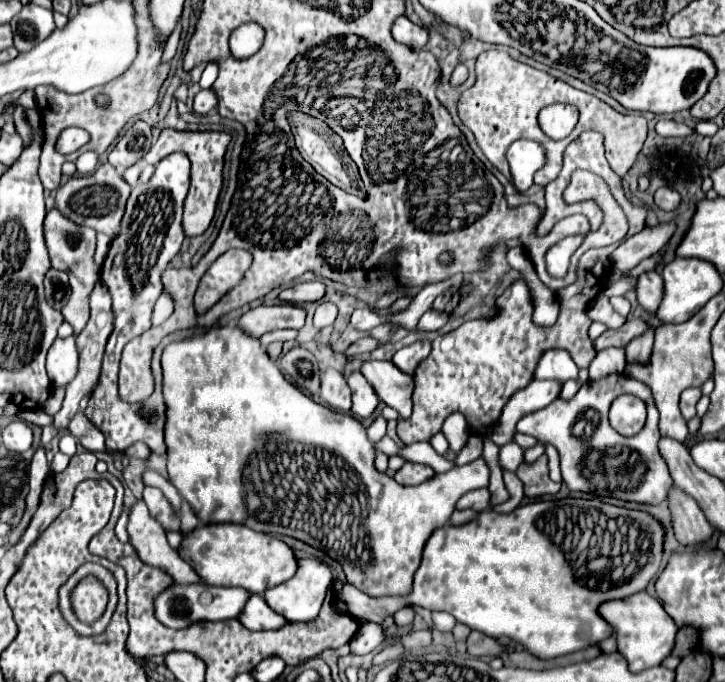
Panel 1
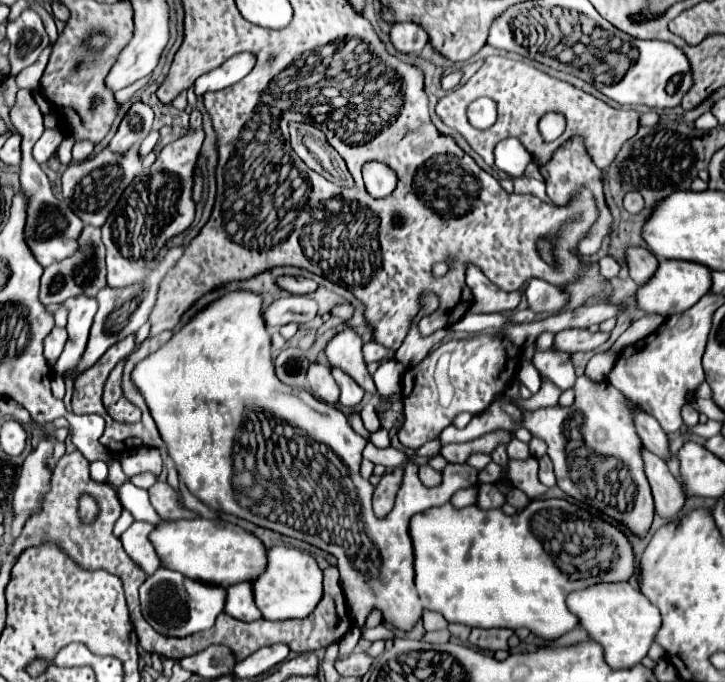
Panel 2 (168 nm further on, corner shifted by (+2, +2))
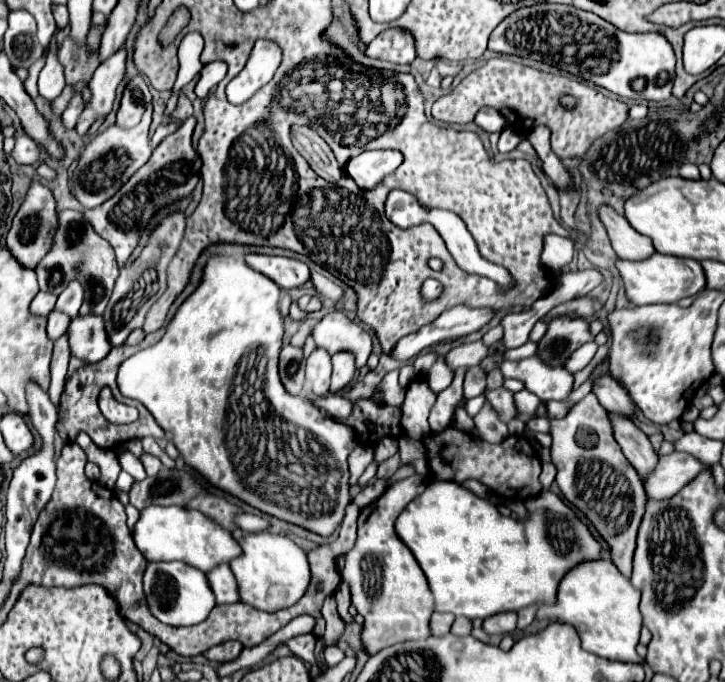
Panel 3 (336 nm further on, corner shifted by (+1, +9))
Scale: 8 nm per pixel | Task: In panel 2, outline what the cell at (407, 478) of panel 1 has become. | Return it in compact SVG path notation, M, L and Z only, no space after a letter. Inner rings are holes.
M402 467L382 475L380 483L374 487L374 497L372 497L372 509L376 517L386 517L386 513L392 510L400 481L402 481Z

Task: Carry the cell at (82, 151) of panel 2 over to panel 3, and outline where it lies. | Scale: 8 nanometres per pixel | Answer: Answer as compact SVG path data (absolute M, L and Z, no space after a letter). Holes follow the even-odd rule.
M125 44L113 52L93 74L93 80L89 82L91 88L91 100L85 104L83 114L79 116L79 122L75 126L79 136L85 136L89 126L93 124L93 120L99 114L111 112L113 100L115 100L115 90L117 86L123 82L125 72L127 72L127 58L129 58L129 50L125 48Z

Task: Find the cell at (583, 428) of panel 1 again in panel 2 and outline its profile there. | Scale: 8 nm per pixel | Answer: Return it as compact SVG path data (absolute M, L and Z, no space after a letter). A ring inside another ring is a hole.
M584 375L576 379L574 383L574 403L570 407L548 407L538 411L522 411L524 421L514 423L498 403L492 403L492 407L482 413L474 415L474 419L464 427L458 429L456 425L446 427L440 433L442 445L446 443L468 443L484 433L490 433L494 429L518 429L526 427L534 437L542 439L548 445L548 457L554 463L556 473L556 485L570 495L572 499L586 503L612 521L624 523L632 535L638 539L644 539L654 517L654 499L650 493L650 485L644 475L642 467L642 441L636 435L634 423L632 423L632 405L618 389L614 389L608 381L592 383ZM594 453L604 457L608 465L602 465L600 459L594 459Z

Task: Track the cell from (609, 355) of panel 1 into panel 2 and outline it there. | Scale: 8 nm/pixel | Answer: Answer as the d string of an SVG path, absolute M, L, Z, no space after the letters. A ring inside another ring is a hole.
M644 315L642 319L634 321L634 323L618 337L618 341L614 343L612 351L618 355L624 347L640 341L642 337L648 337L650 333L654 333L654 329L658 329L658 325L662 325L664 319L666 319L666 317L660 317L660 315Z

